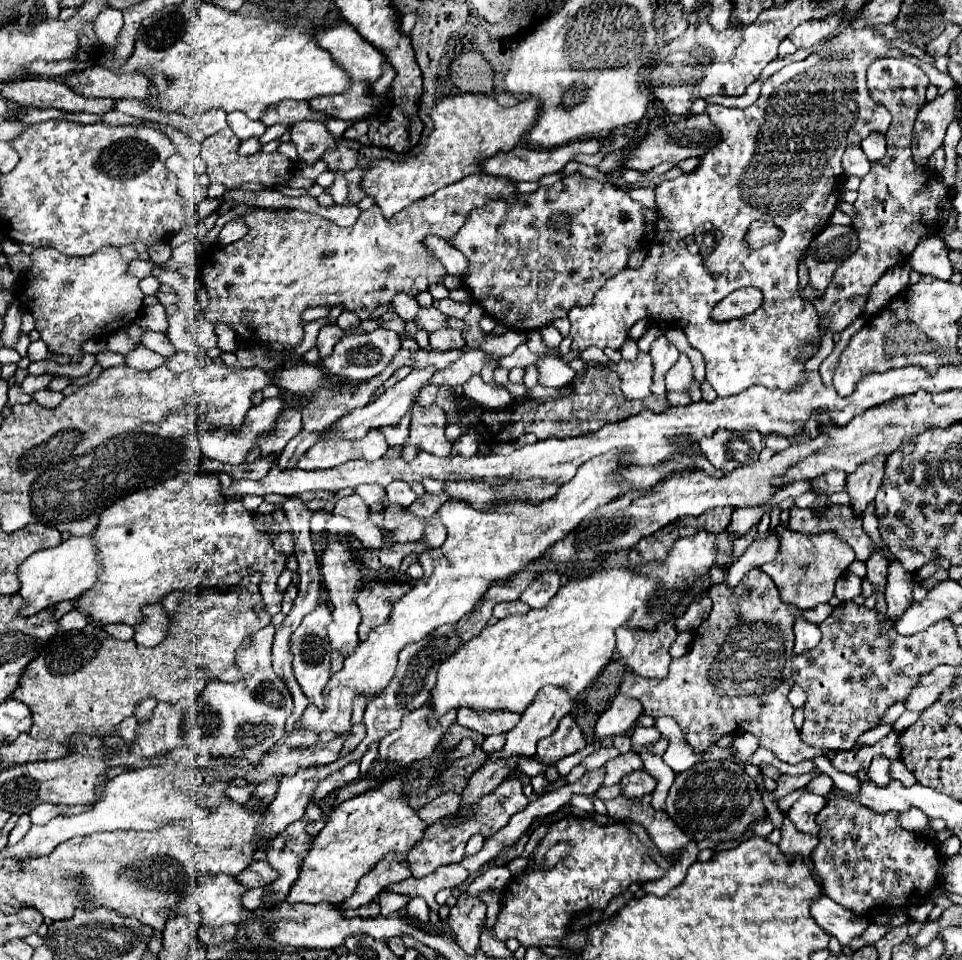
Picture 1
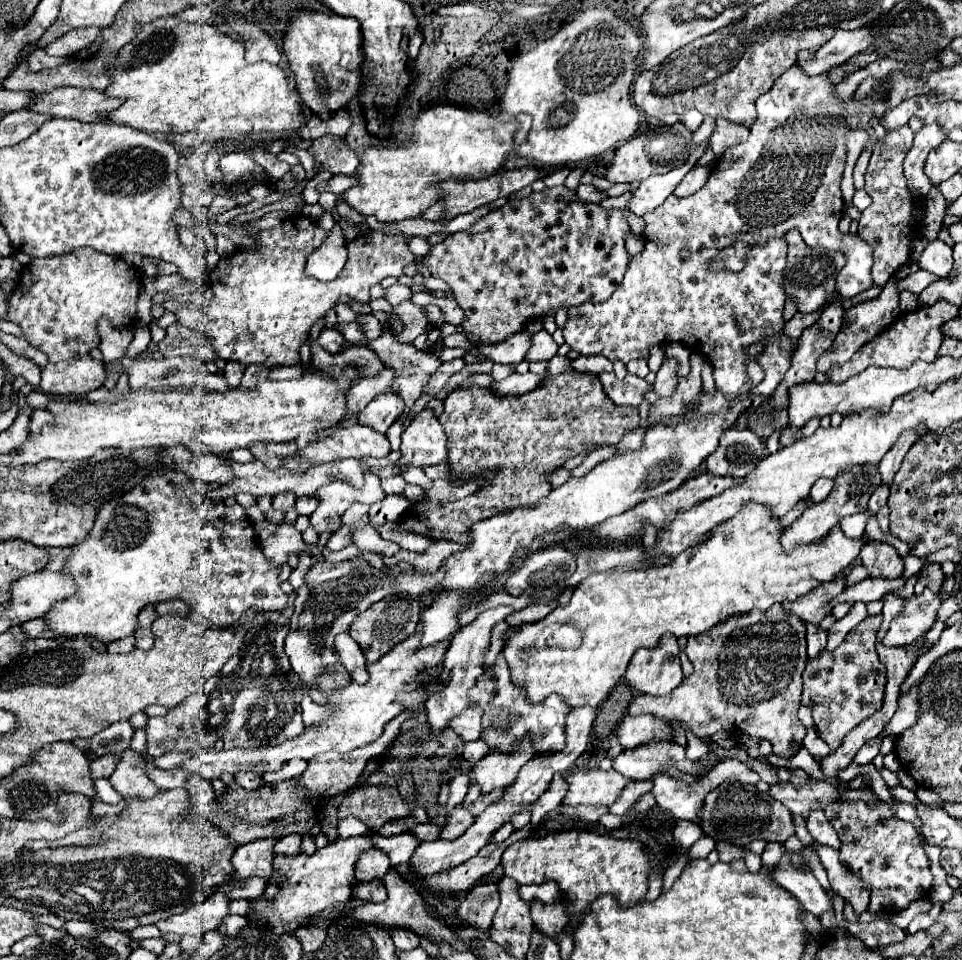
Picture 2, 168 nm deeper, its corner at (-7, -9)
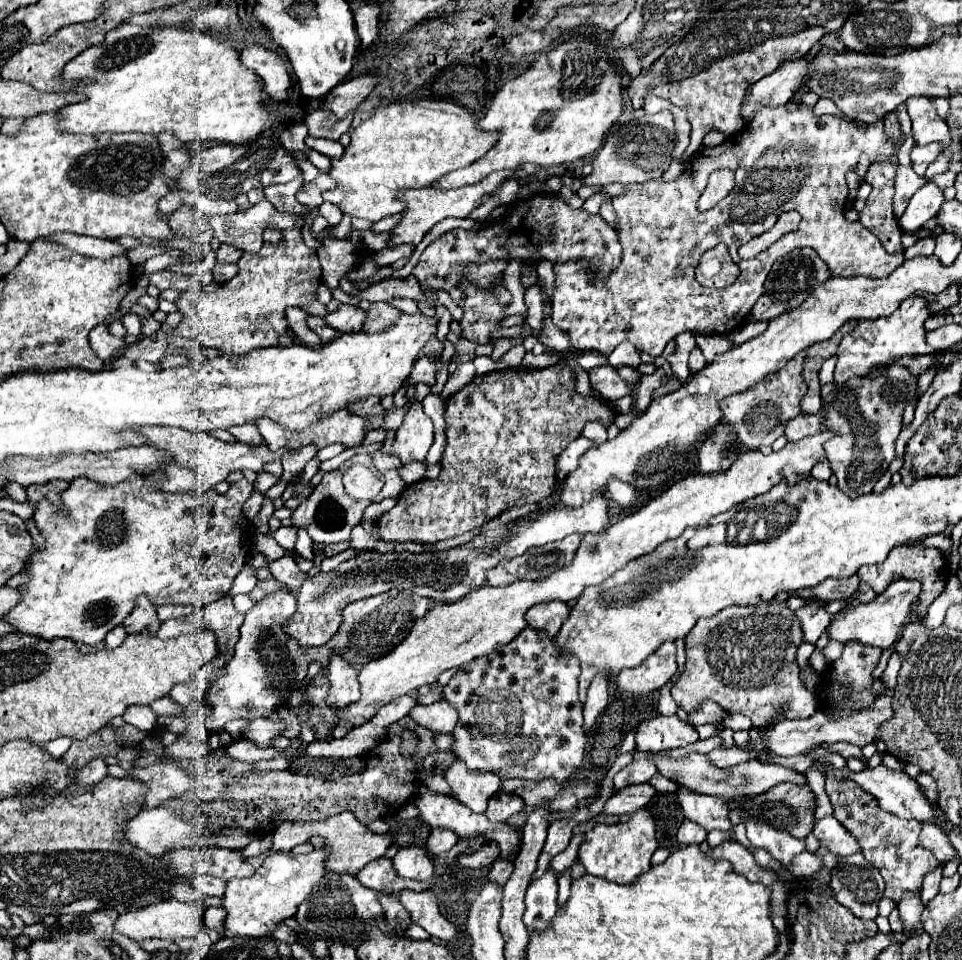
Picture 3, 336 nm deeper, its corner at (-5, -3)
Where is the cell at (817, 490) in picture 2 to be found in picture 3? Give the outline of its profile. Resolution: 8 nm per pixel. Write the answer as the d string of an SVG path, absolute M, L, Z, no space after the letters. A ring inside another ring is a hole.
M817 462L815 466L813 466L813 470L811 470L811 476L815 478L815 480L829 480L831 478L831 466L829 466L829 462Z

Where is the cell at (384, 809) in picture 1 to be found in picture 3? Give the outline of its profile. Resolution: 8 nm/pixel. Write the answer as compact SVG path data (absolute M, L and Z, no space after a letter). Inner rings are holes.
M315 848L313 852L301 856L269 850L261 856L247 858L247 862L255 868L255 874L251 878L235 878L227 882L225 902L223 902L223 908L227 910L225 928L231 934L239 936L261 938L273 934L273 930L281 922L295 916L299 904L315 892L319 882L325 880L327 860L329 860L329 850L325 848Z

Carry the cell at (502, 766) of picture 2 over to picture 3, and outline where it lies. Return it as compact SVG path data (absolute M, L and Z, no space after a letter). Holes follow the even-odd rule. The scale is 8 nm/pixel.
M457 760L445 778L451 786L451 794L473 812L485 812L487 800L501 786L501 778L493 772L473 772L461 760Z

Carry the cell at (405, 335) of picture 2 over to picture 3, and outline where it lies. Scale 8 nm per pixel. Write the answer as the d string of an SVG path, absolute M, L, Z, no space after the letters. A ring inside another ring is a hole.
M373 302L367 310L367 320L363 326L363 332L367 334L379 334L391 330L395 320L399 318L399 308L391 306L389 302Z

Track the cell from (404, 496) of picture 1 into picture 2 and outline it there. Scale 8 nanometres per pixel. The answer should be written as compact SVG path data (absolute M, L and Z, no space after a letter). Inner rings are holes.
M397 474L397 476L391 476L391 478L381 480L381 486L383 486L383 490L387 494L401 494L403 488L405 488L405 480L403 480L401 474Z

